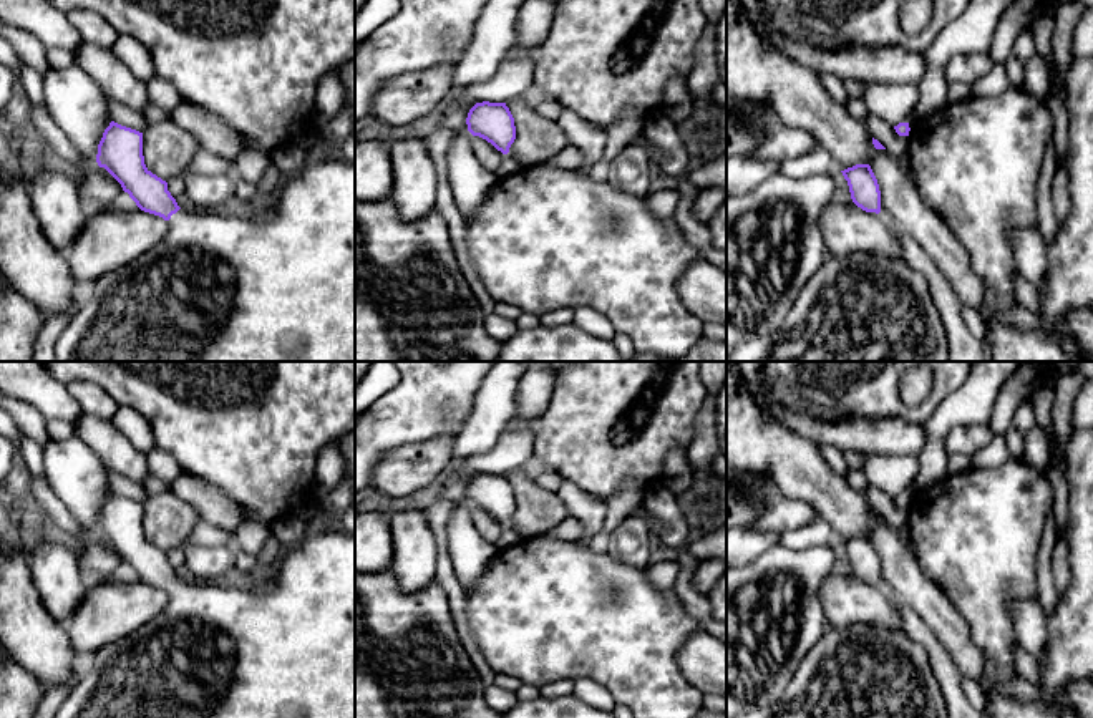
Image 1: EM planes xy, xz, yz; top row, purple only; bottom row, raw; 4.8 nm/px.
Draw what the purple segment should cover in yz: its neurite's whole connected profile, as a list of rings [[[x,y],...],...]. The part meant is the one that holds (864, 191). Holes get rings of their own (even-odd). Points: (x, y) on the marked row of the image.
[[[856,164],[841,171],[848,181],[853,202],[866,212],[881,212],[881,191],[869,164]]]

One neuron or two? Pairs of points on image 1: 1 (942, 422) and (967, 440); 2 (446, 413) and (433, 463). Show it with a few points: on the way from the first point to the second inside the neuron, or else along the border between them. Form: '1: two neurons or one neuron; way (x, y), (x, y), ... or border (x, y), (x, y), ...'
1: two neurons; border (987, 423), (957, 425), (946, 438), (946, 453)
2: two neurons; border (455, 436), (443, 435), (403, 445)

